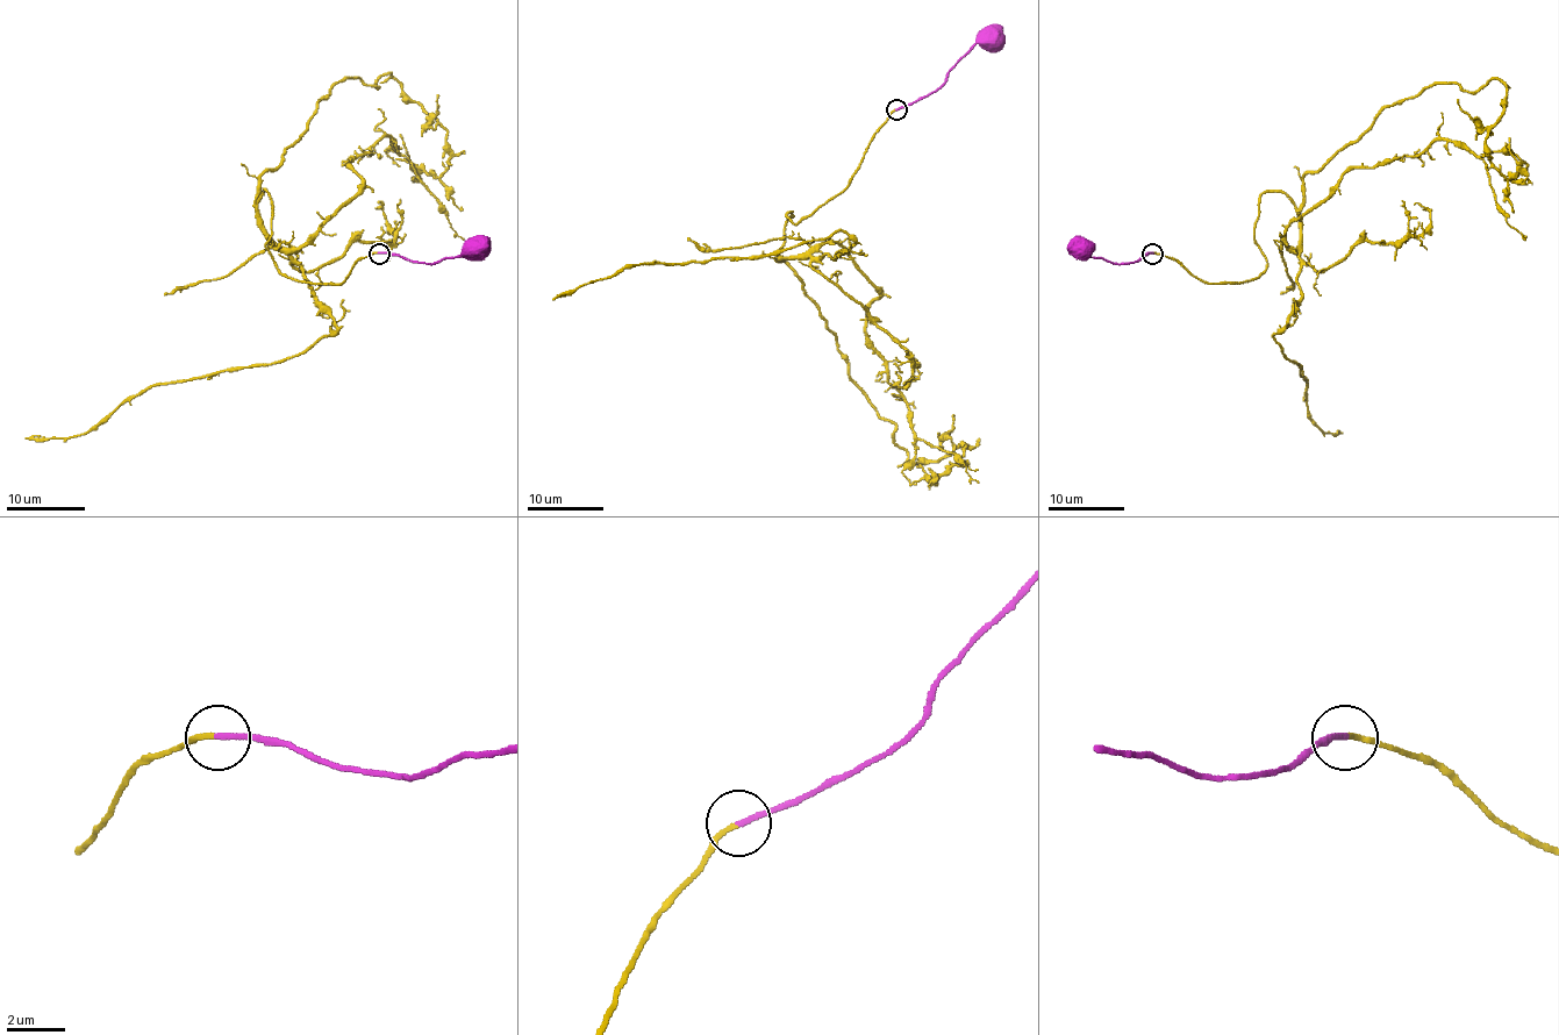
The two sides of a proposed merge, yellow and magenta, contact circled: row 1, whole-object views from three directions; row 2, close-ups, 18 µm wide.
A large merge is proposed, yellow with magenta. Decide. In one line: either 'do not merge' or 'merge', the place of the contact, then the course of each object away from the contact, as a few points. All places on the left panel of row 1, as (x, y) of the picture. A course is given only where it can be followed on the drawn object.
merge; place (379, 254); course yellow (378, 254), (292, 279), (264, 188), (326, 336), (26, 437); course magenta (378, 254), (397, 254), (412, 262), (437, 263), (474, 251)

